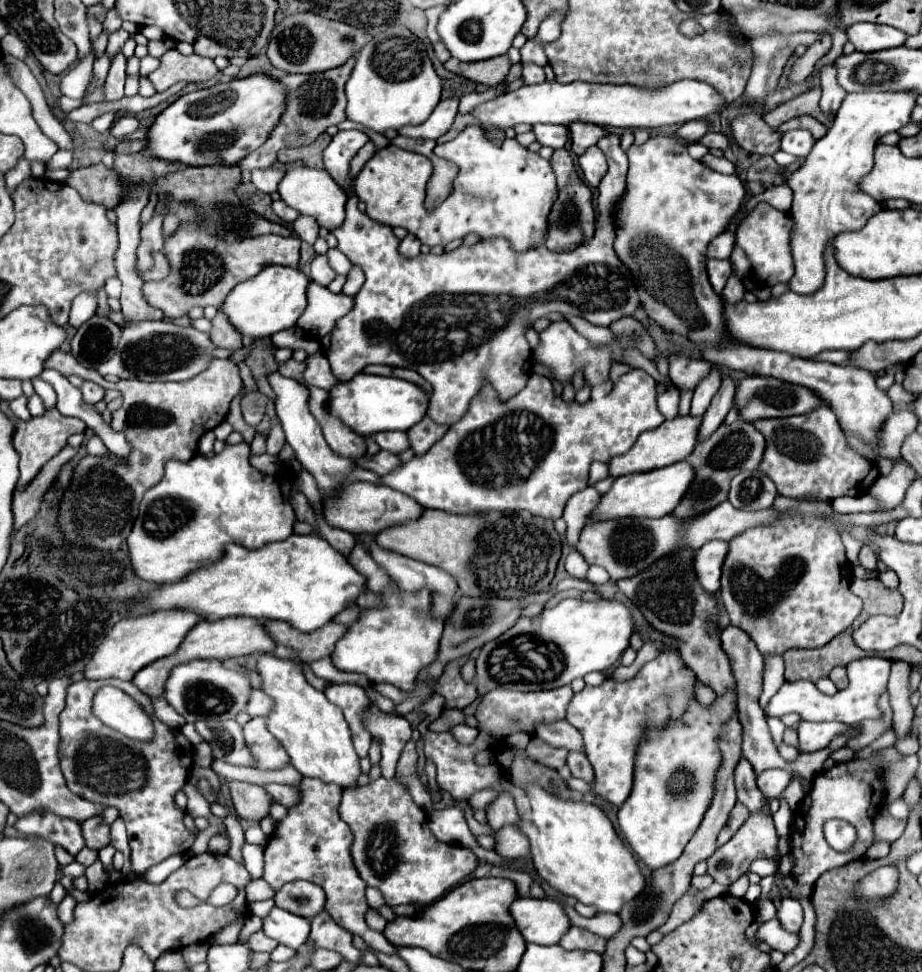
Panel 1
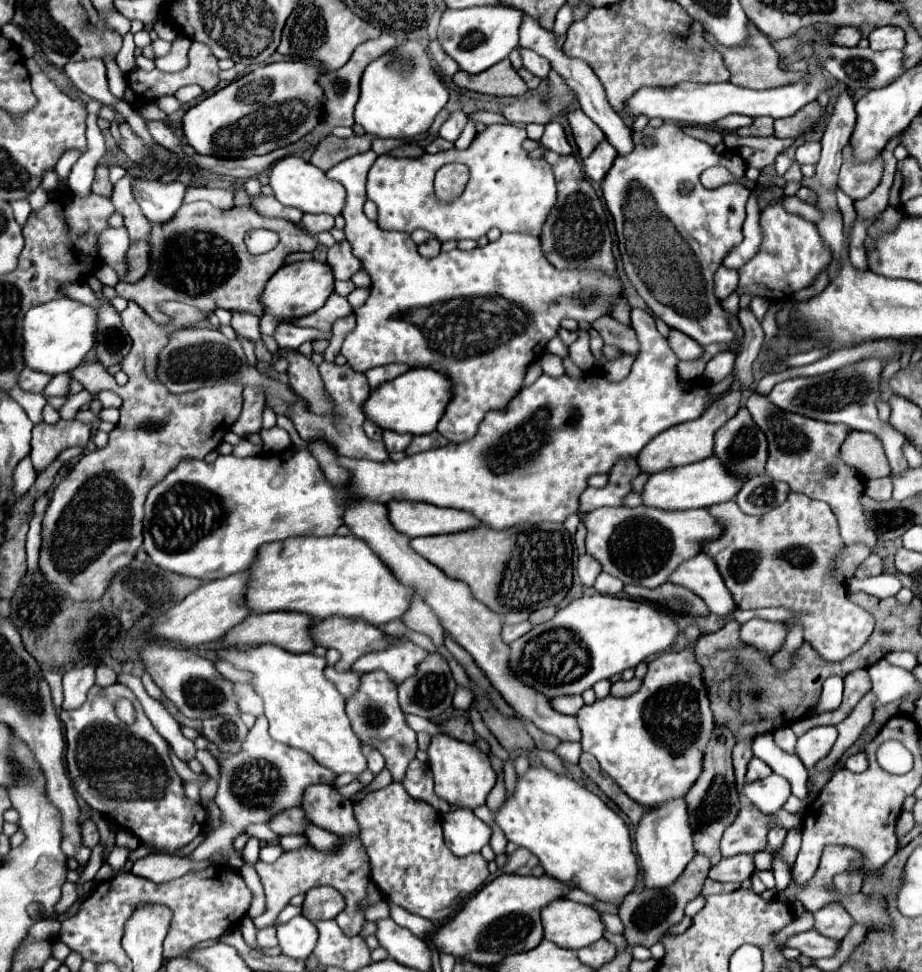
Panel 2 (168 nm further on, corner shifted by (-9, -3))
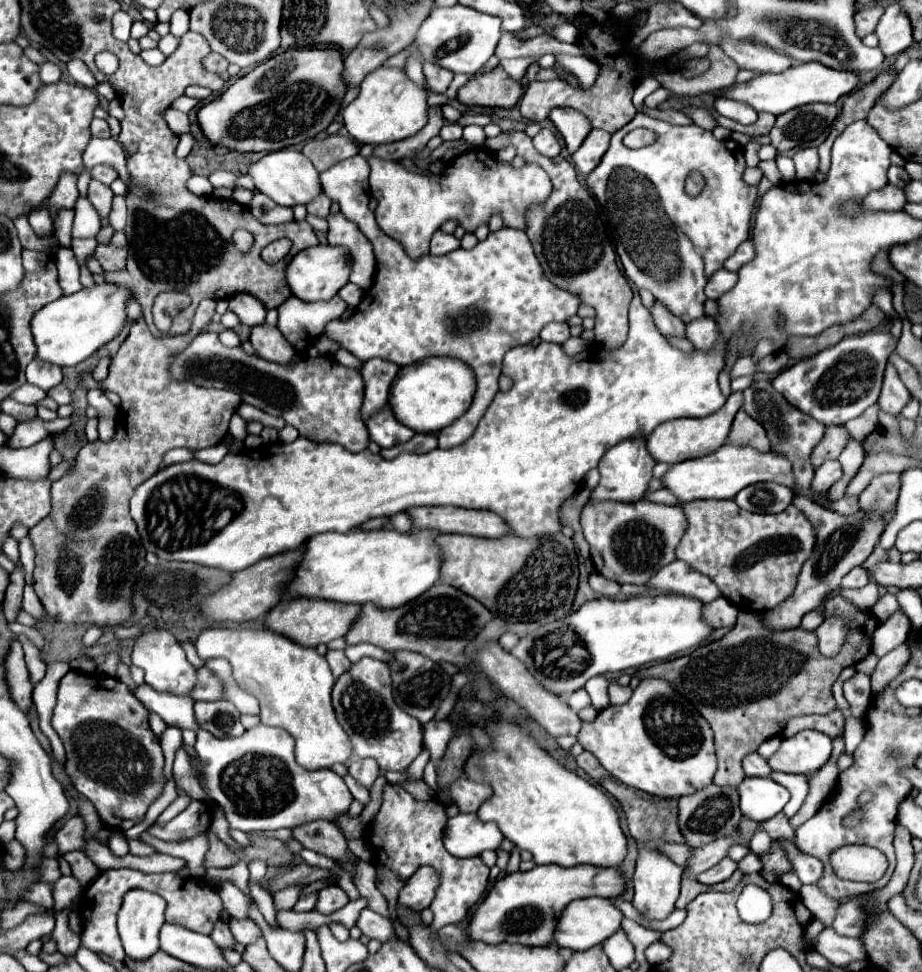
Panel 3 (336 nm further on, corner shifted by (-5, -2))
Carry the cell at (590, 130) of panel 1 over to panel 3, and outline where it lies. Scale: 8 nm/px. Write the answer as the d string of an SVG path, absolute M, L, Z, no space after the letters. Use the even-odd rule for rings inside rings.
M553 108L549 112L549 120L563 136L569 154L573 154L583 144L585 136L591 132L591 122L573 108Z

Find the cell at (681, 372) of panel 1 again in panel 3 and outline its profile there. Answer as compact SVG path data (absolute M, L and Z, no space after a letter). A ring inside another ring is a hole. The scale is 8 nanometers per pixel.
M659 300L653 302L651 306L651 316L655 320L655 326L659 328L659 332L663 336L685 336L685 324L681 318L677 318L675 314L669 312L667 306L663 306Z

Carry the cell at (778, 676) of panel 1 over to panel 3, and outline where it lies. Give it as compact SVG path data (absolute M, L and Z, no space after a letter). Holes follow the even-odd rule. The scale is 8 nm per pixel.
M828 594L811 614L805 614L805 616L803 616L803 620L801 620L801 628L805 628L805 630L815 630L817 626L821 626L821 622L825 620L825 618L823 618L823 605L827 596Z

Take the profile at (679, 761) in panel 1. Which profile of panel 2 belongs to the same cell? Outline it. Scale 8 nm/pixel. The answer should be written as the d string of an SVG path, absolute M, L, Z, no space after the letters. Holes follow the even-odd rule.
M685 797L671 799L663 805L649 809L635 829L635 843L639 861L643 867L643 881L647 887L667 887L671 885L687 867L687 863L697 855L693 849L691 839L691 825L687 815L687 801Z

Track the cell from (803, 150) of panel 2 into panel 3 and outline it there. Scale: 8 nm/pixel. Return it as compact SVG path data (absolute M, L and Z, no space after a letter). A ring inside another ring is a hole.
M803 148L793 156L793 160L795 160L795 168L797 168L797 178L801 178L801 180L811 180L819 168L817 148Z

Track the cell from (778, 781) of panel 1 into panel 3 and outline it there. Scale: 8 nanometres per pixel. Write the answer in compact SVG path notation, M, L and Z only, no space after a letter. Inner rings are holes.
M745 778L739 786L739 800L743 816L763 822L779 814L789 800L787 788L769 778Z

